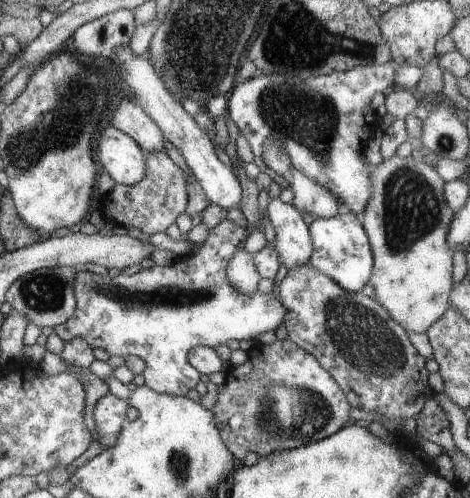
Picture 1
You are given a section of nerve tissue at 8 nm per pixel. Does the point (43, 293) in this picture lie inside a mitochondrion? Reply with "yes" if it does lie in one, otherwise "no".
yes

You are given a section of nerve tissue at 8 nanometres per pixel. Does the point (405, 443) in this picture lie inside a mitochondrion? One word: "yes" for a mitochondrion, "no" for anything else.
no

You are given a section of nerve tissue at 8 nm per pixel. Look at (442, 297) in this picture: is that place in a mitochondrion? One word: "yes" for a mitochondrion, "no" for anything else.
no

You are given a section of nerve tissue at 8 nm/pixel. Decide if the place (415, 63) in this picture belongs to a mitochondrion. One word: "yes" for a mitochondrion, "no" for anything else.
no

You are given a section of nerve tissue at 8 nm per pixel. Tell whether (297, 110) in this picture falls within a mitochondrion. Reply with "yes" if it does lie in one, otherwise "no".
yes

